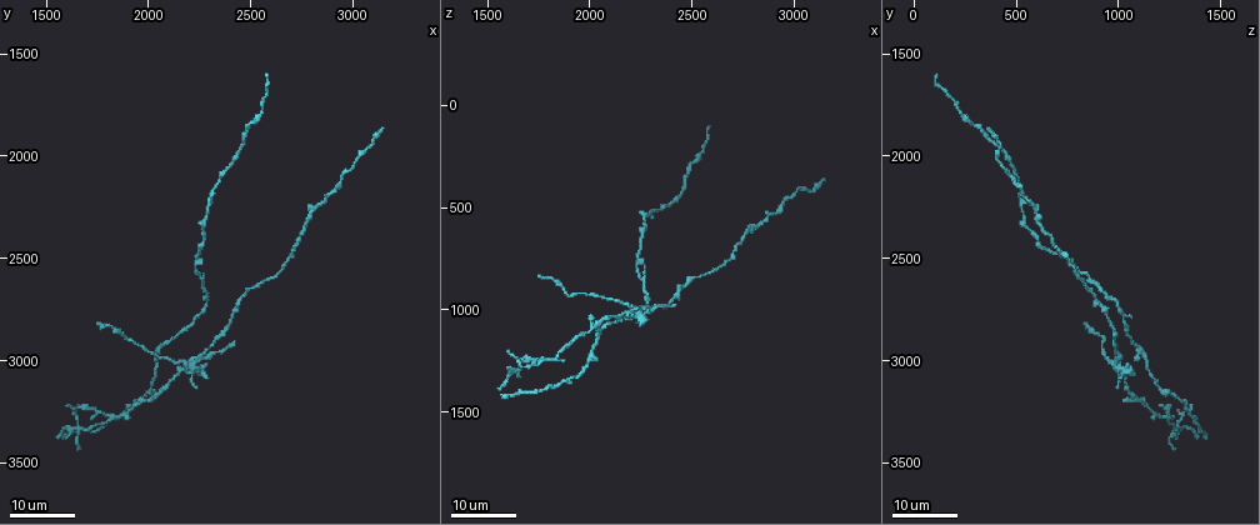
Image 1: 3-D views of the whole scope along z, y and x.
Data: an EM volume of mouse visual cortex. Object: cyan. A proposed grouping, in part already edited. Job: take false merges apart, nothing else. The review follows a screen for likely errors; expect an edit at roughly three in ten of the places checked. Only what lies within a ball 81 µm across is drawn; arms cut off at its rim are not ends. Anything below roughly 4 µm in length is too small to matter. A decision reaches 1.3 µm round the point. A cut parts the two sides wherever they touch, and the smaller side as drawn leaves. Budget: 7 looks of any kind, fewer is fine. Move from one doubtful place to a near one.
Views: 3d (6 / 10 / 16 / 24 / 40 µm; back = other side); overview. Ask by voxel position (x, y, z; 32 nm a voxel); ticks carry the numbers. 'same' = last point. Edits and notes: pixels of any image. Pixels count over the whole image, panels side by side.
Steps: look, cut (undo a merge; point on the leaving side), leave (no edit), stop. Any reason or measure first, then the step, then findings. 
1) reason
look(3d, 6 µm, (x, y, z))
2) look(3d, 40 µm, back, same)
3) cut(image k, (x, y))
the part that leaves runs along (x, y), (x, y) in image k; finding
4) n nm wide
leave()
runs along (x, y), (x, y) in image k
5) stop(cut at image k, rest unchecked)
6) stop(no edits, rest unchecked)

thin neck
look(3d, 16 µm, (2260, 2360, 560))

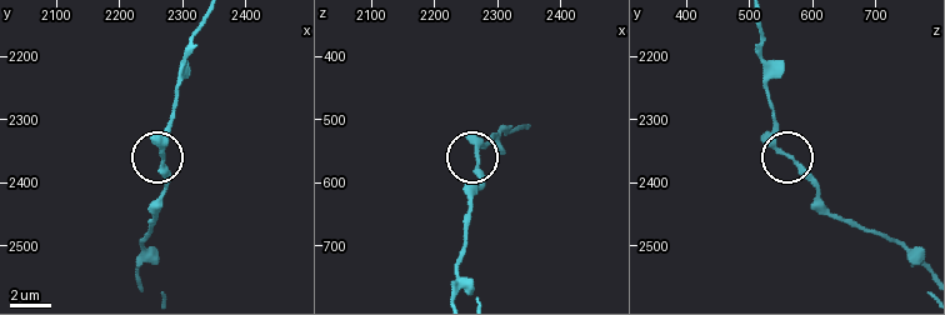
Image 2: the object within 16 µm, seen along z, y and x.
look(3d, 6 µm, (2270, 2360, 565))

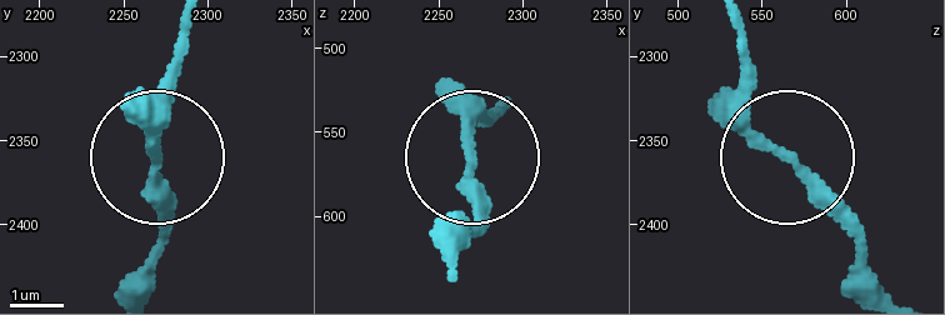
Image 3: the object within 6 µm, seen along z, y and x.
from behind
look(3d, 6 µm, back, (2272, 2362, 566))

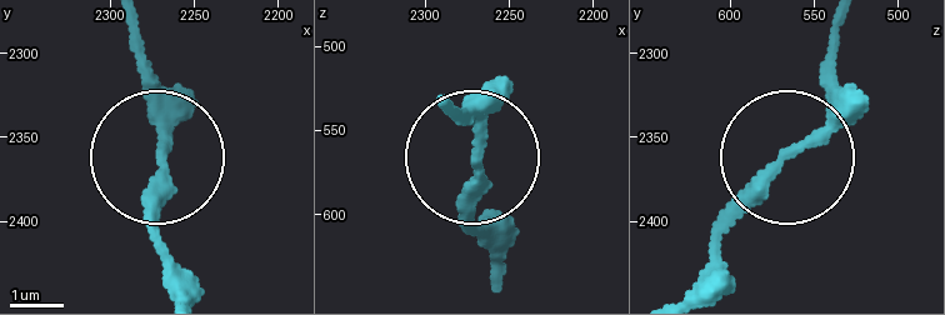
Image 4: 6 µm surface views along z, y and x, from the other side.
leave()
runs along (498, 254), (475, 223), (475, 146), (449, 103) in image 4; all the same cell

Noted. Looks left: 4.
narrows sharply
look(3d, 24 µm, (2490, 1830, 290))

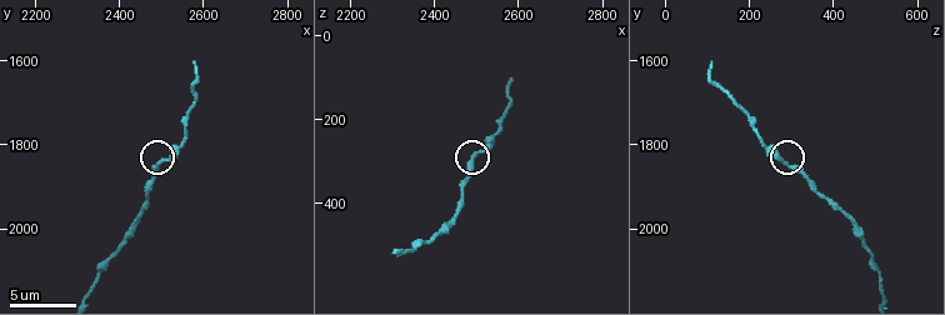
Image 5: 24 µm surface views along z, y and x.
look(3d, 6 µm, (2490, 1845, 285))

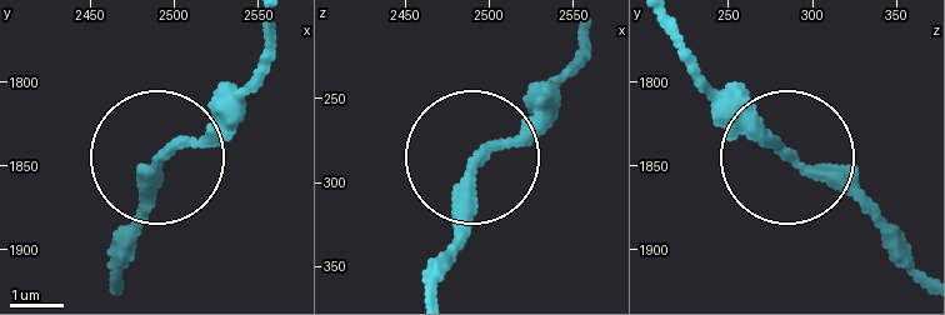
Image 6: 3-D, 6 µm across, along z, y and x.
220 nm wide
leave()
runs along (425, 283), (479, 163), (581, 59) in image 6; continuous, no second cell

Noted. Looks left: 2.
four or more arms meet
look(3d, 24 µm, (1820, 3260, 1240))

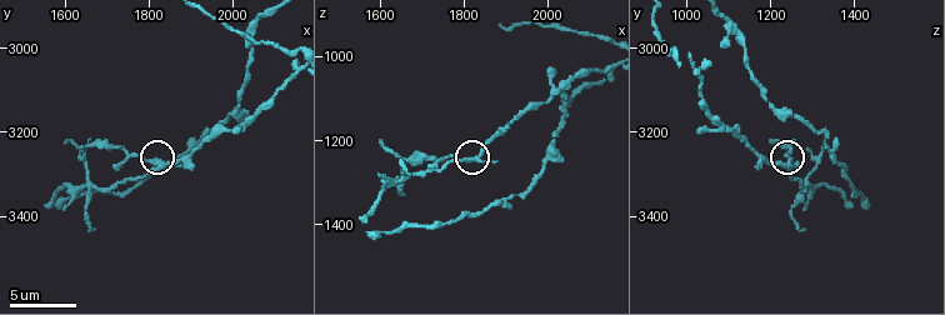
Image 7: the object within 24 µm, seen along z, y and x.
look(3d, 6 µm, (1810, 3265, 1245))

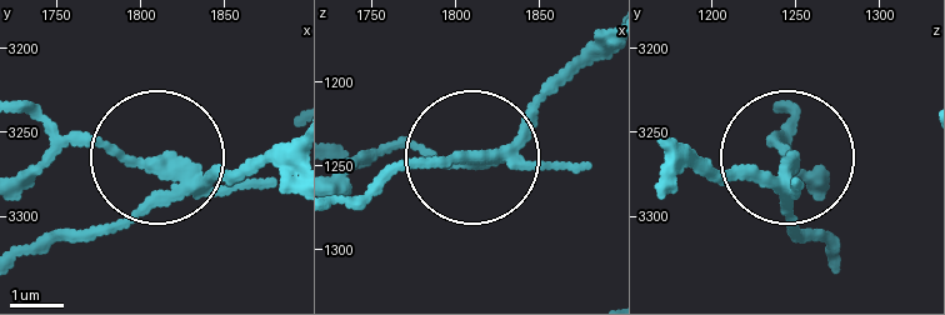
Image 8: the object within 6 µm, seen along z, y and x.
cut(image 8, (114, 145))
the part that leaves runs along (186, 183), (29, 119) in image 8; a second cell is stuck on

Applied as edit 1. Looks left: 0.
stop(cut at image 8, rest unchecked)

